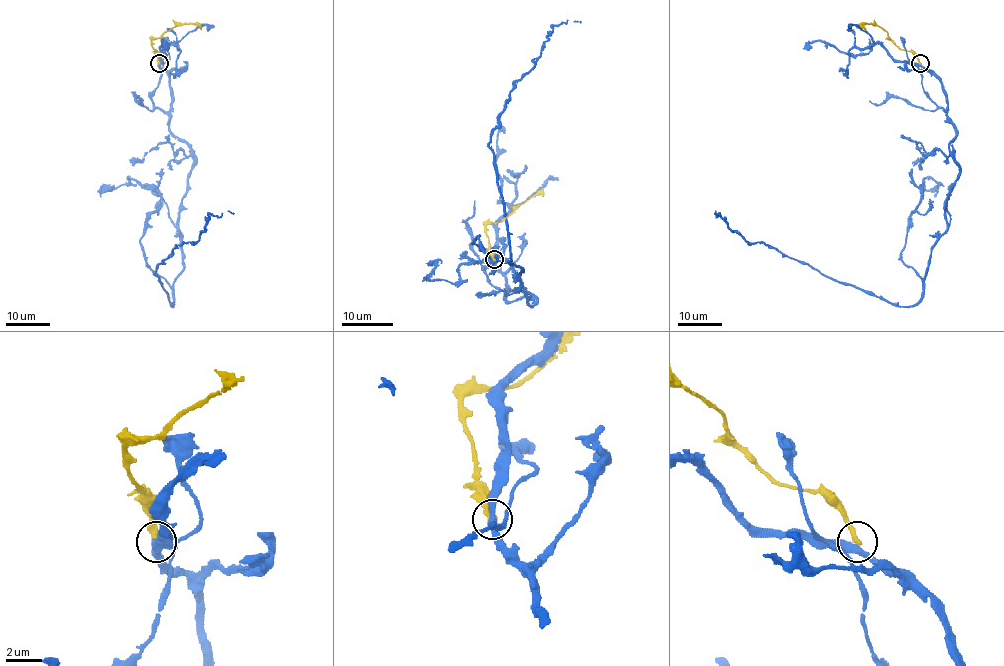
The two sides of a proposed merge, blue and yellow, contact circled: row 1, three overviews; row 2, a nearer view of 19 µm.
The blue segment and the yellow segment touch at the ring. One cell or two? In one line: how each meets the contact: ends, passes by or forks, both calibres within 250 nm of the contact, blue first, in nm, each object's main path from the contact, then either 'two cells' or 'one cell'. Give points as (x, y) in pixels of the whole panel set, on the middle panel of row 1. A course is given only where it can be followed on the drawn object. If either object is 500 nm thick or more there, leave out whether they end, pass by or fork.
blue passes by; yellow ends there; 340 nm thick on the blue side, 360 nm on the other; blue runs (493, 259), (506, 300), (533, 305), (516, 291), (491, 132), (553, 27), (581, 23); yellow runs (493, 259), (486, 226), (506, 218), (540, 193), (543, 196); two cells

